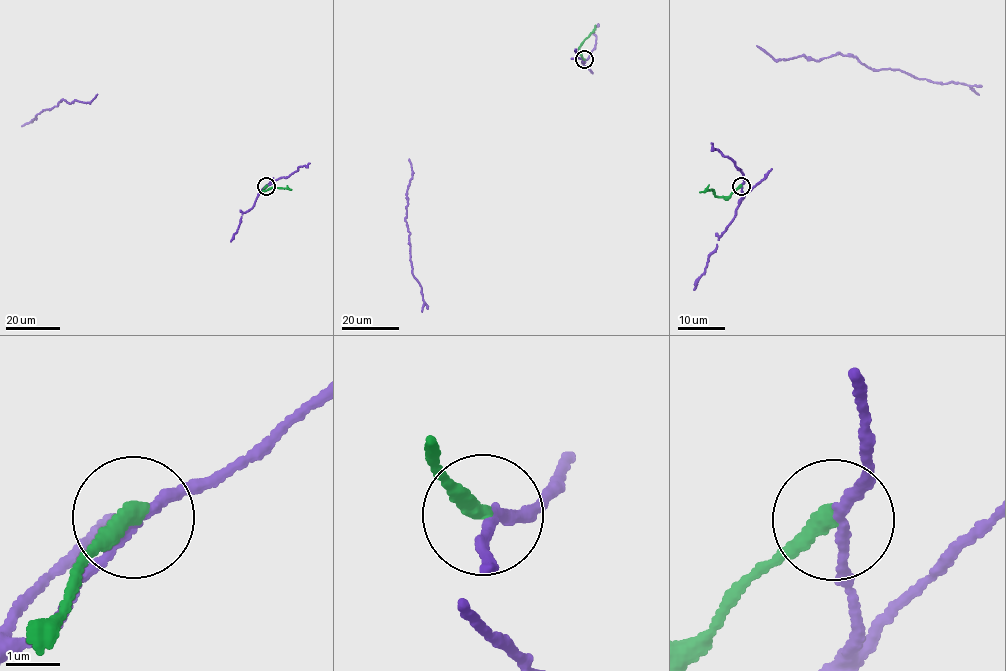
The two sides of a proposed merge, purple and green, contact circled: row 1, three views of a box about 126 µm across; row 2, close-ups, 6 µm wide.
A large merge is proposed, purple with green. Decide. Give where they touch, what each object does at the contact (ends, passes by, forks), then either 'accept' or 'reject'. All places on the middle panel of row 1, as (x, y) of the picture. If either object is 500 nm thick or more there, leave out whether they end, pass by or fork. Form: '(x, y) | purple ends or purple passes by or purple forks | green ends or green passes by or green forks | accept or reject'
(584, 59) | purple passes by | green ends | reject

